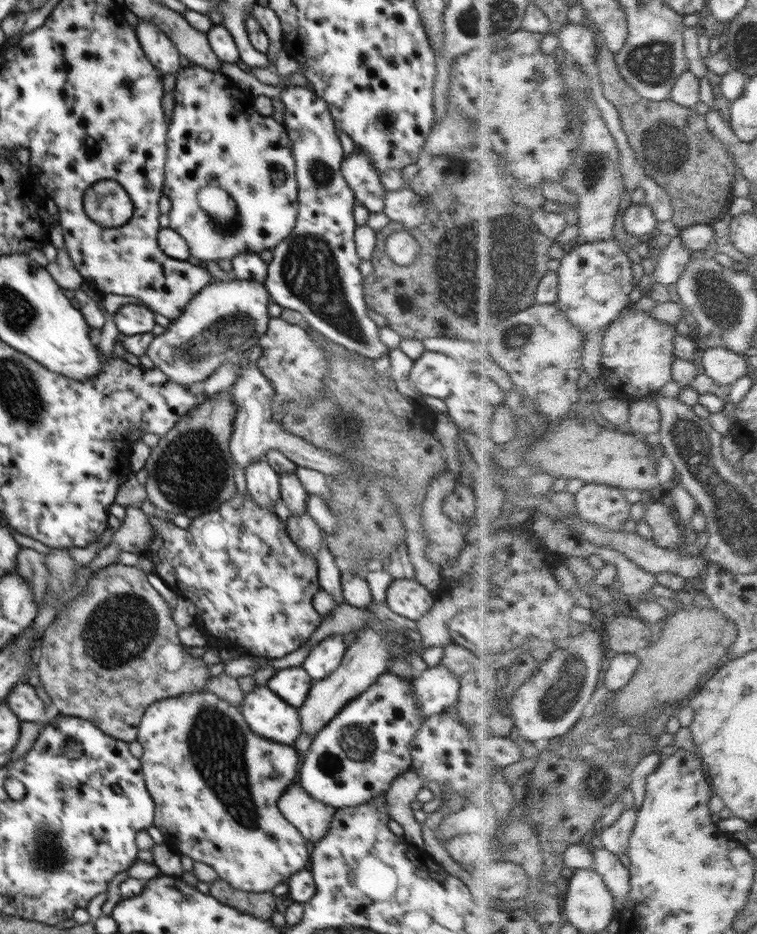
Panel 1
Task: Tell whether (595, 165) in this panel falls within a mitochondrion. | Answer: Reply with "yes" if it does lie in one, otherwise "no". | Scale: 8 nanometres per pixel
yes

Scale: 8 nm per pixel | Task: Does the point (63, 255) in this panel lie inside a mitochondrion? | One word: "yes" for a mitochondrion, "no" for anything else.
no

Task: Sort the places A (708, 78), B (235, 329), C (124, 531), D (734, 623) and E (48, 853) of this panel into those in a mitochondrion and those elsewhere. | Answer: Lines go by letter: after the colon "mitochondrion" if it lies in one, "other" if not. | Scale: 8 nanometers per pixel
A: other
B: mitochondrion
C: other
D: other
E: mitochondrion

